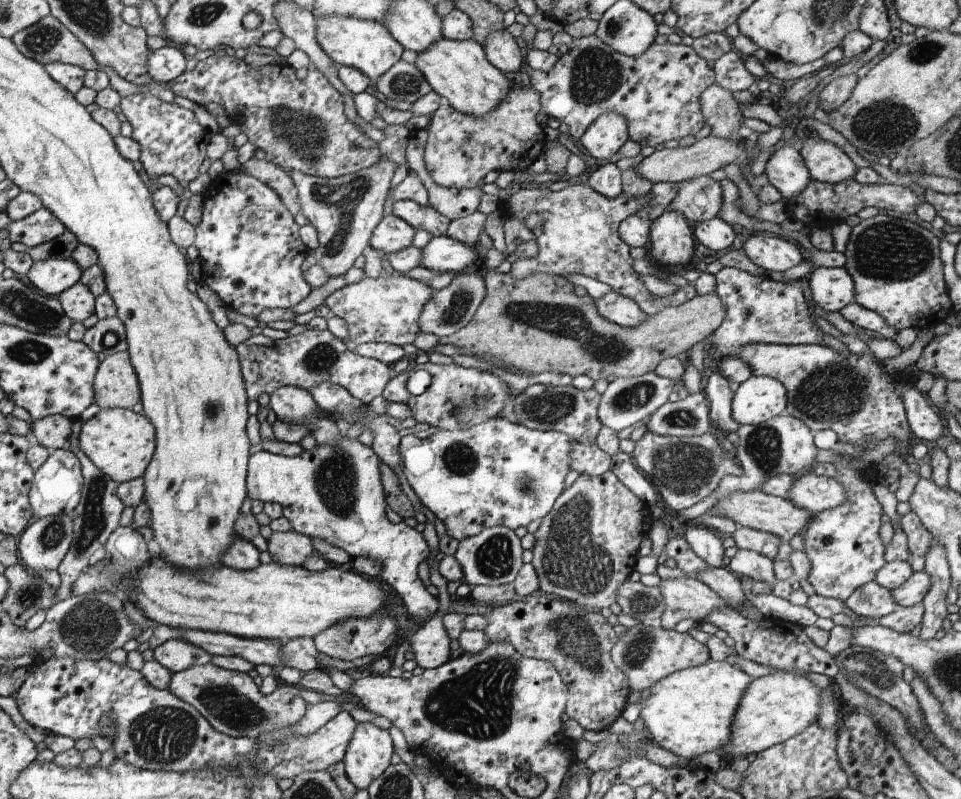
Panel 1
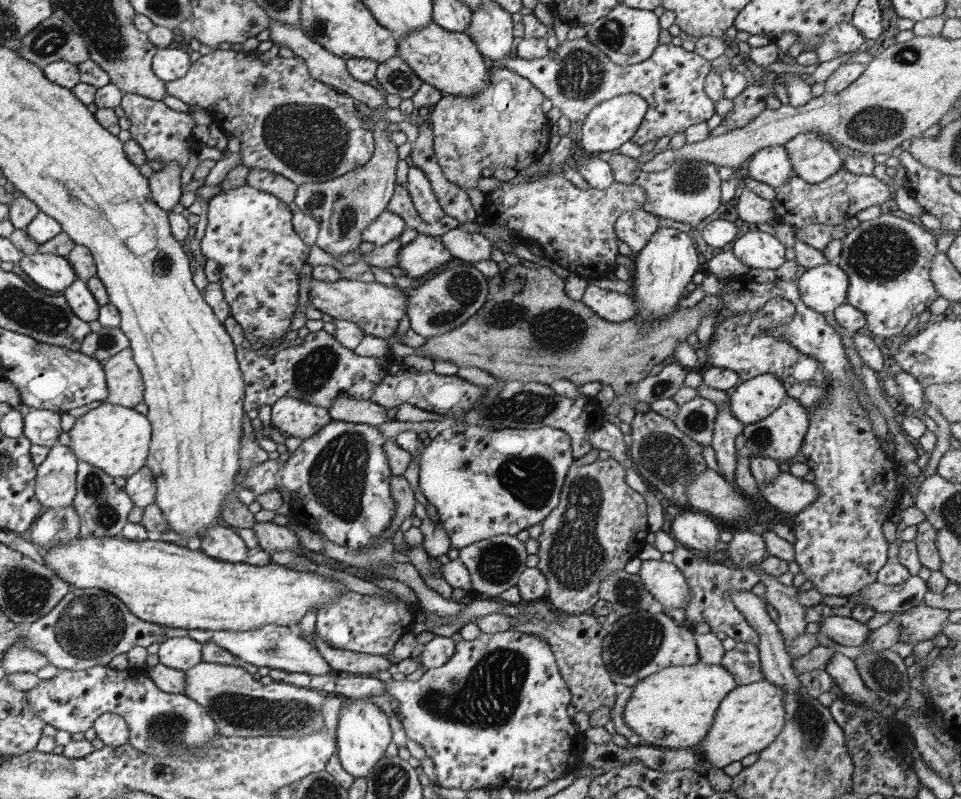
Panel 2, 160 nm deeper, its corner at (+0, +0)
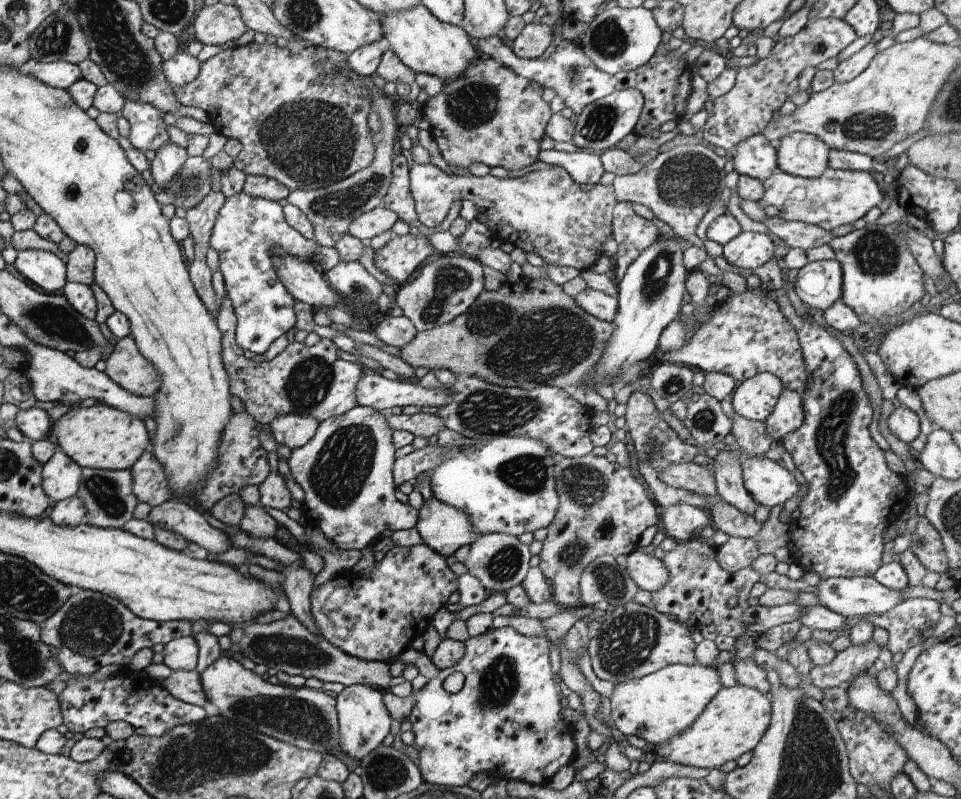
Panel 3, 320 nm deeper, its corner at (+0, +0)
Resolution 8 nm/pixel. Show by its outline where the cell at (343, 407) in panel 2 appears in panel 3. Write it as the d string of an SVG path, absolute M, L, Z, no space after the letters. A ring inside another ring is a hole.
M420 410L418 414L406 415L405 413L398 414L398 416L393 416L389 413L386 422L388 426L393 429L393 431L400 430L405 432L410 432L414 437L424 437L429 438L431 436L436 436L440 430L444 430L444 420L438 418L434 411L430 414L429 411Z

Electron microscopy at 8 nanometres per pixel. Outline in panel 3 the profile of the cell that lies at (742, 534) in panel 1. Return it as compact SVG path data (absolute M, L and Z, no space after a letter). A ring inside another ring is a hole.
M730 537L725 545L715 547L715 558L718 564L732 573L752 566L760 556L758 544L754 538Z

